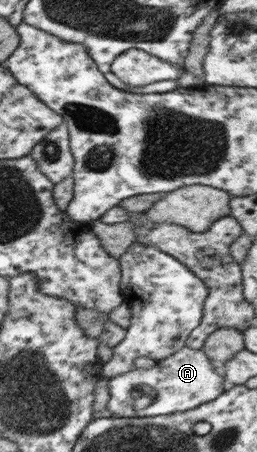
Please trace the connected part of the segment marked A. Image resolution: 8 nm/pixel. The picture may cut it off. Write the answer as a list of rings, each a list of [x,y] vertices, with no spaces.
[[[183,346],[173,355],[155,362],[150,369],[132,369],[108,378],[108,399],[106,402],[106,414],[114,418],[152,418],[160,415],[174,414],[188,411],[198,407],[201,403],[209,402],[218,397],[224,391],[223,376],[219,365],[210,360],[201,350],[192,350]]]

